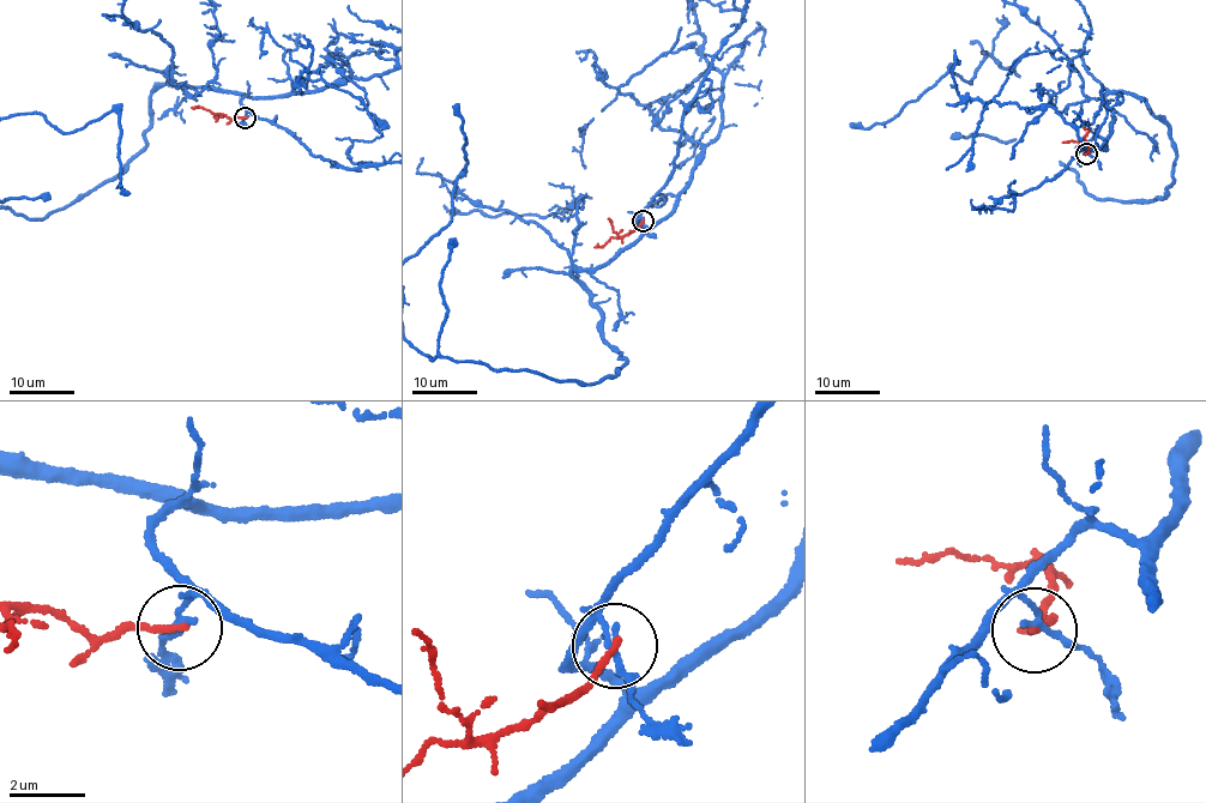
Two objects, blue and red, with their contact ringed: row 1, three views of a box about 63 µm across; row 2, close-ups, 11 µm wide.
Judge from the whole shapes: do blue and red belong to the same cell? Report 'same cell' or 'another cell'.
another cell

